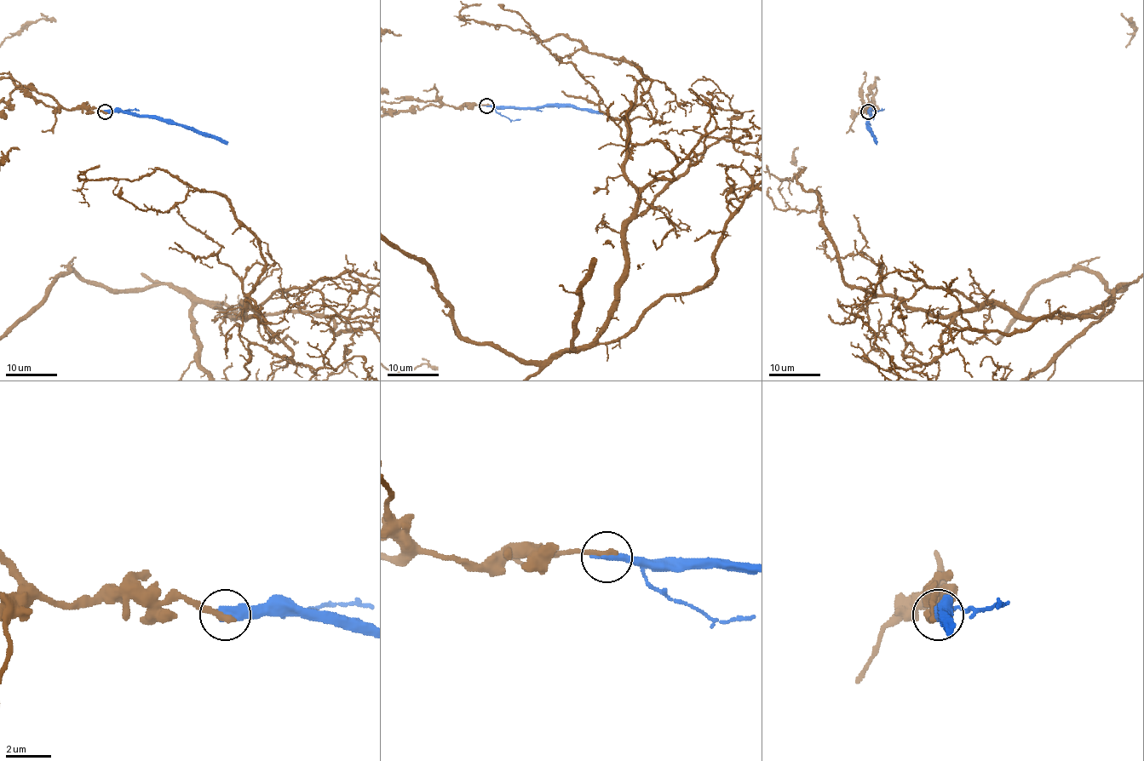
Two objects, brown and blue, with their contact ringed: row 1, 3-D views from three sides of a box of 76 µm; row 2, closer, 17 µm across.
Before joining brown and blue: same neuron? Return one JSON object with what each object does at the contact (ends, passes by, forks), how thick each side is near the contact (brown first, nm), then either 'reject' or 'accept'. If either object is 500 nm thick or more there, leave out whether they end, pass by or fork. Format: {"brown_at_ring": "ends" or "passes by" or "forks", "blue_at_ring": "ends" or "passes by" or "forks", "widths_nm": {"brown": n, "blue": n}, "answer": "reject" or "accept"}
{"brown_at_ring": "ends", "blue_at_ring": "ends", "widths_nm": {"brown": 280, "blue": 440}, "answer": "reject"}

